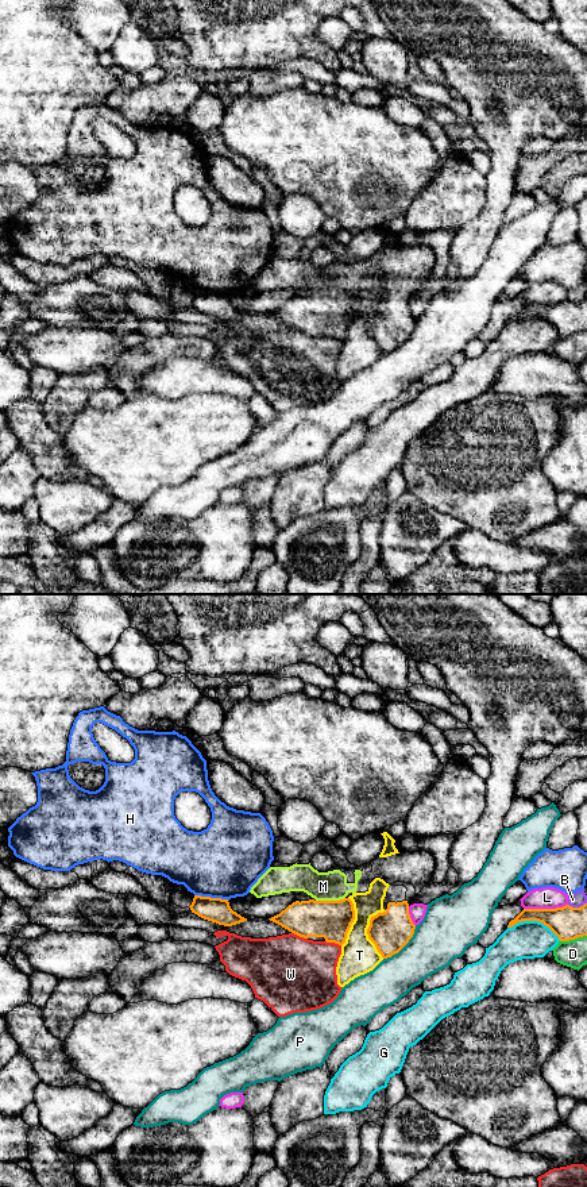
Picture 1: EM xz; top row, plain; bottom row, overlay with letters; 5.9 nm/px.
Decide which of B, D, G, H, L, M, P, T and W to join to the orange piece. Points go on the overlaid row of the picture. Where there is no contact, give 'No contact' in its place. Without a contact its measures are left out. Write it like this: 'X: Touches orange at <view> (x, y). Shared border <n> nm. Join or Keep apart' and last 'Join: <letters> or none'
B: Touches orange at xz (576, 908). Shared border 110 nm. Keep apart
D: Touches orange at xz (572, 939). Shared border 170 nm. Keep apart
G: Touches orange at xz (535, 920). Shared border 340 nm. Keep apart
H: Touches orange at xz (212, 898). Shared border 220 nm. Keep apart
L: Touches orange at xz (545, 909). Shared border 260 nm. Keep apart
M: Touches orange at xz (329, 901). Shared border 180 nm. Join
P: Touches orange at xz (404, 945). Shared border 280 nm. Keep apart
T: Touches orange at xz (367, 931). Shared border 280 nm. Keep apart
W: Touches orange at xz (300, 936). Shared border 100 nm. Keep apart
Join: M

